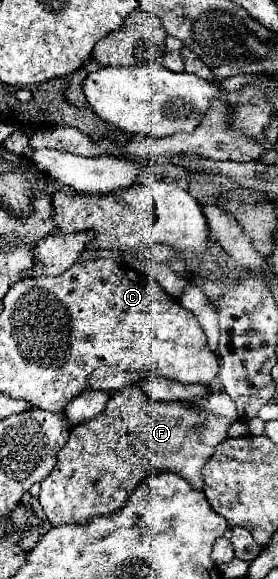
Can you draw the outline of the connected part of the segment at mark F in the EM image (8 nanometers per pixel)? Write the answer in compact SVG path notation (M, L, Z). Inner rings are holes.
M129 385L115 391L107 401L107 407L97 417L81 425L75 425L71 429L67 443L57 453L57 465L53 467L49 477L41 481L39 503L47 515L47 521L55 527L69 525L69 523L83 525L91 517L115 513L123 509L123 505L127 505L127 499L145 477L163 471L181 475L193 489L201 491L203 489L201 467L209 461L215 447L223 439L227 439L227 431L235 421L237 421L237 409L225 391L209 391L205 397L197 399L195 403L151 401L137 385Z

